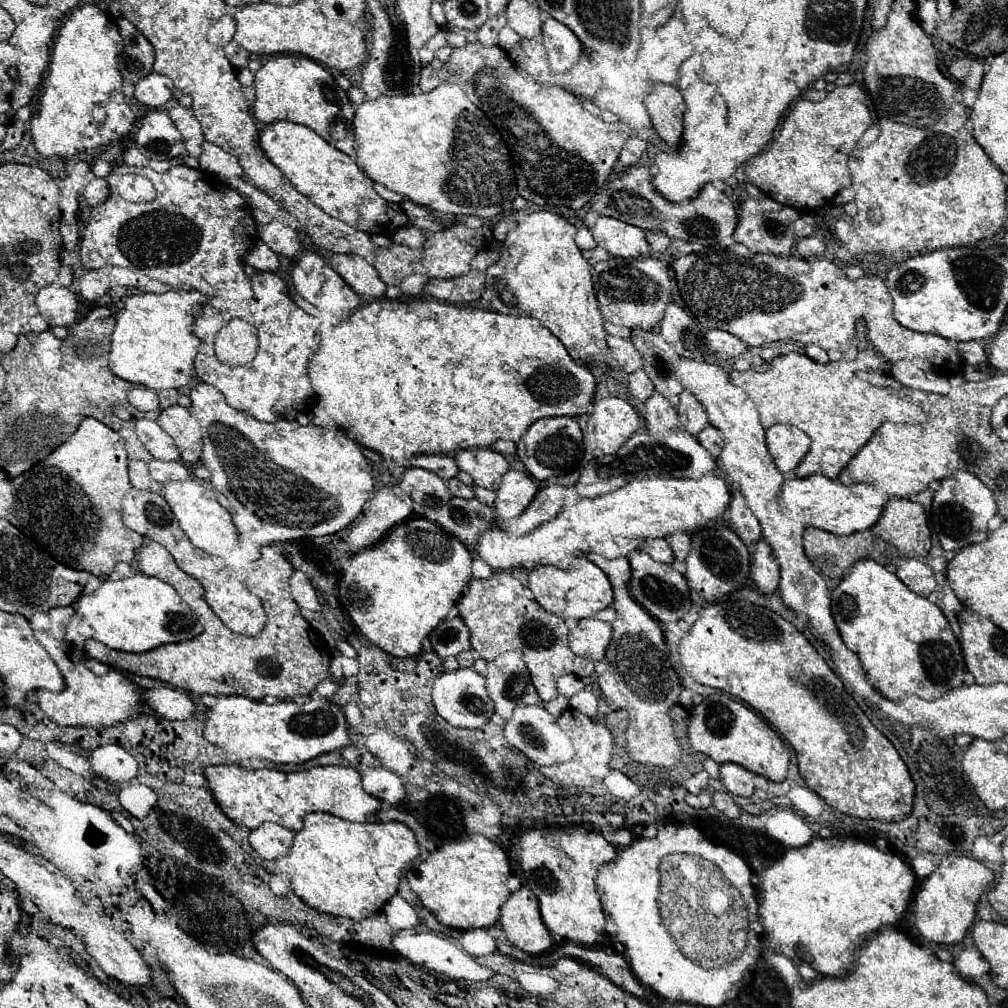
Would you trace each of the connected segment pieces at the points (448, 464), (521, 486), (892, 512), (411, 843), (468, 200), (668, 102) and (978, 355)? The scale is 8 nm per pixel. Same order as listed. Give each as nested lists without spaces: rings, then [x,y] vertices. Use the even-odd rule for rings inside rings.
[[[419,455],[411,463],[417,465],[417,467],[423,467],[423,469],[429,469],[429,471],[437,473],[445,481],[453,479],[457,475],[457,471],[459,471],[455,459],[449,457],[449,455]]]
[[[509,469],[497,489],[495,513],[501,519],[519,517],[525,511],[525,507],[533,501],[535,491],[537,491],[535,479],[529,473]]]
[[[889,499],[887,507],[879,519],[879,523],[867,531],[859,531],[847,537],[837,537],[823,529],[805,527],[805,553],[817,571],[831,579],[841,579],[849,569],[863,559],[873,559],[885,567],[889,567],[889,545],[895,547],[905,559],[917,553],[917,557],[925,557],[931,551],[931,531],[927,524],[923,507],[911,499]]]
[[[307,813],[303,817],[303,829],[295,833],[293,847],[287,853],[287,871],[295,895],[301,897],[311,909],[347,919],[363,919],[387,903],[397,889],[401,869],[417,855],[419,845],[415,835],[403,823],[353,823],[331,813]]]
[[[443,83],[429,93],[397,93],[367,99],[355,107],[353,133],[355,157],[367,177],[437,213],[493,219],[503,211],[509,211],[513,199],[517,197],[517,187],[511,179],[507,145],[487,115],[475,107],[467,99],[467,93],[455,83]]]
[[[657,85],[655,95],[657,99],[649,105],[653,127],[669,147],[675,147],[683,133],[683,95],[675,85]]]
[[[955,341],[953,345],[957,345],[957,351],[961,353],[965,365],[979,365],[985,361],[985,347],[981,341]]]

